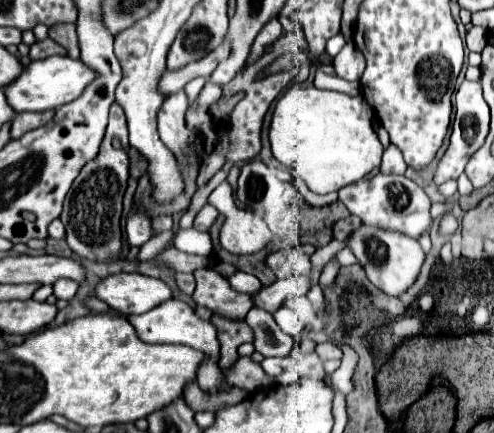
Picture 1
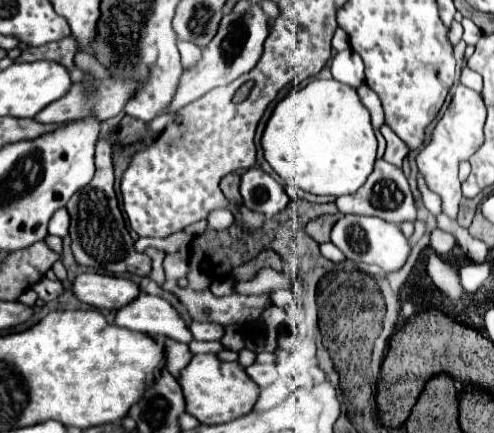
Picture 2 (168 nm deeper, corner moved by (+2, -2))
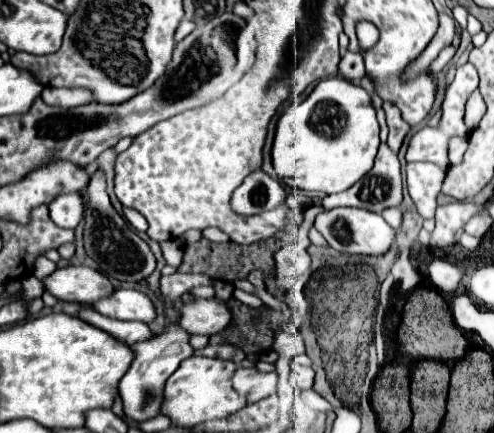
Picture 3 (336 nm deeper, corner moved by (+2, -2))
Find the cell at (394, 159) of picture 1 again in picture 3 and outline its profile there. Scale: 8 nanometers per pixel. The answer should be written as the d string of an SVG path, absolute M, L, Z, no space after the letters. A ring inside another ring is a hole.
M383 102L383 110L385 110L385 116L387 116L387 126L389 126L387 144L393 152L399 152L399 148L403 144L403 138L409 132L409 126L407 126L407 122L403 122L403 118L399 114L399 108L393 106L391 102Z

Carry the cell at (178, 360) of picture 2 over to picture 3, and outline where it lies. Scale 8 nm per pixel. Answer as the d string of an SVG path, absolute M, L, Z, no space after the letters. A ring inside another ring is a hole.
M85 308L79 312L79 318L83 318L85 322L105 330L107 334L115 336L117 340L121 340L123 344L129 344L133 346L133 342L145 342L149 338L153 338L155 334L149 330L147 324L141 324L141 322L121 322L121 320L111 320L107 316L101 316L99 312L91 310L91 308Z

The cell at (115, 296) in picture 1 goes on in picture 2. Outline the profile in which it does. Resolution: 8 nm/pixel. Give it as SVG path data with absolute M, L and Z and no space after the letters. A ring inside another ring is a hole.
M85 272L71 284L73 296L93 308L121 308L135 300L141 292L139 286L127 278L115 278L97 272Z

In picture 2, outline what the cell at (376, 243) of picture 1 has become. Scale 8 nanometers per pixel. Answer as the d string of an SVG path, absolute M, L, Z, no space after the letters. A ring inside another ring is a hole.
M355 214L341 216L331 228L331 242L349 260L361 262L361 258L363 258L363 262L367 262L367 264L381 266L385 274L391 274L391 272L399 270L405 264L405 260L411 252L411 248L407 244L407 238L399 230L399 226L391 224L391 222L385 222L377 216L355 216Z

